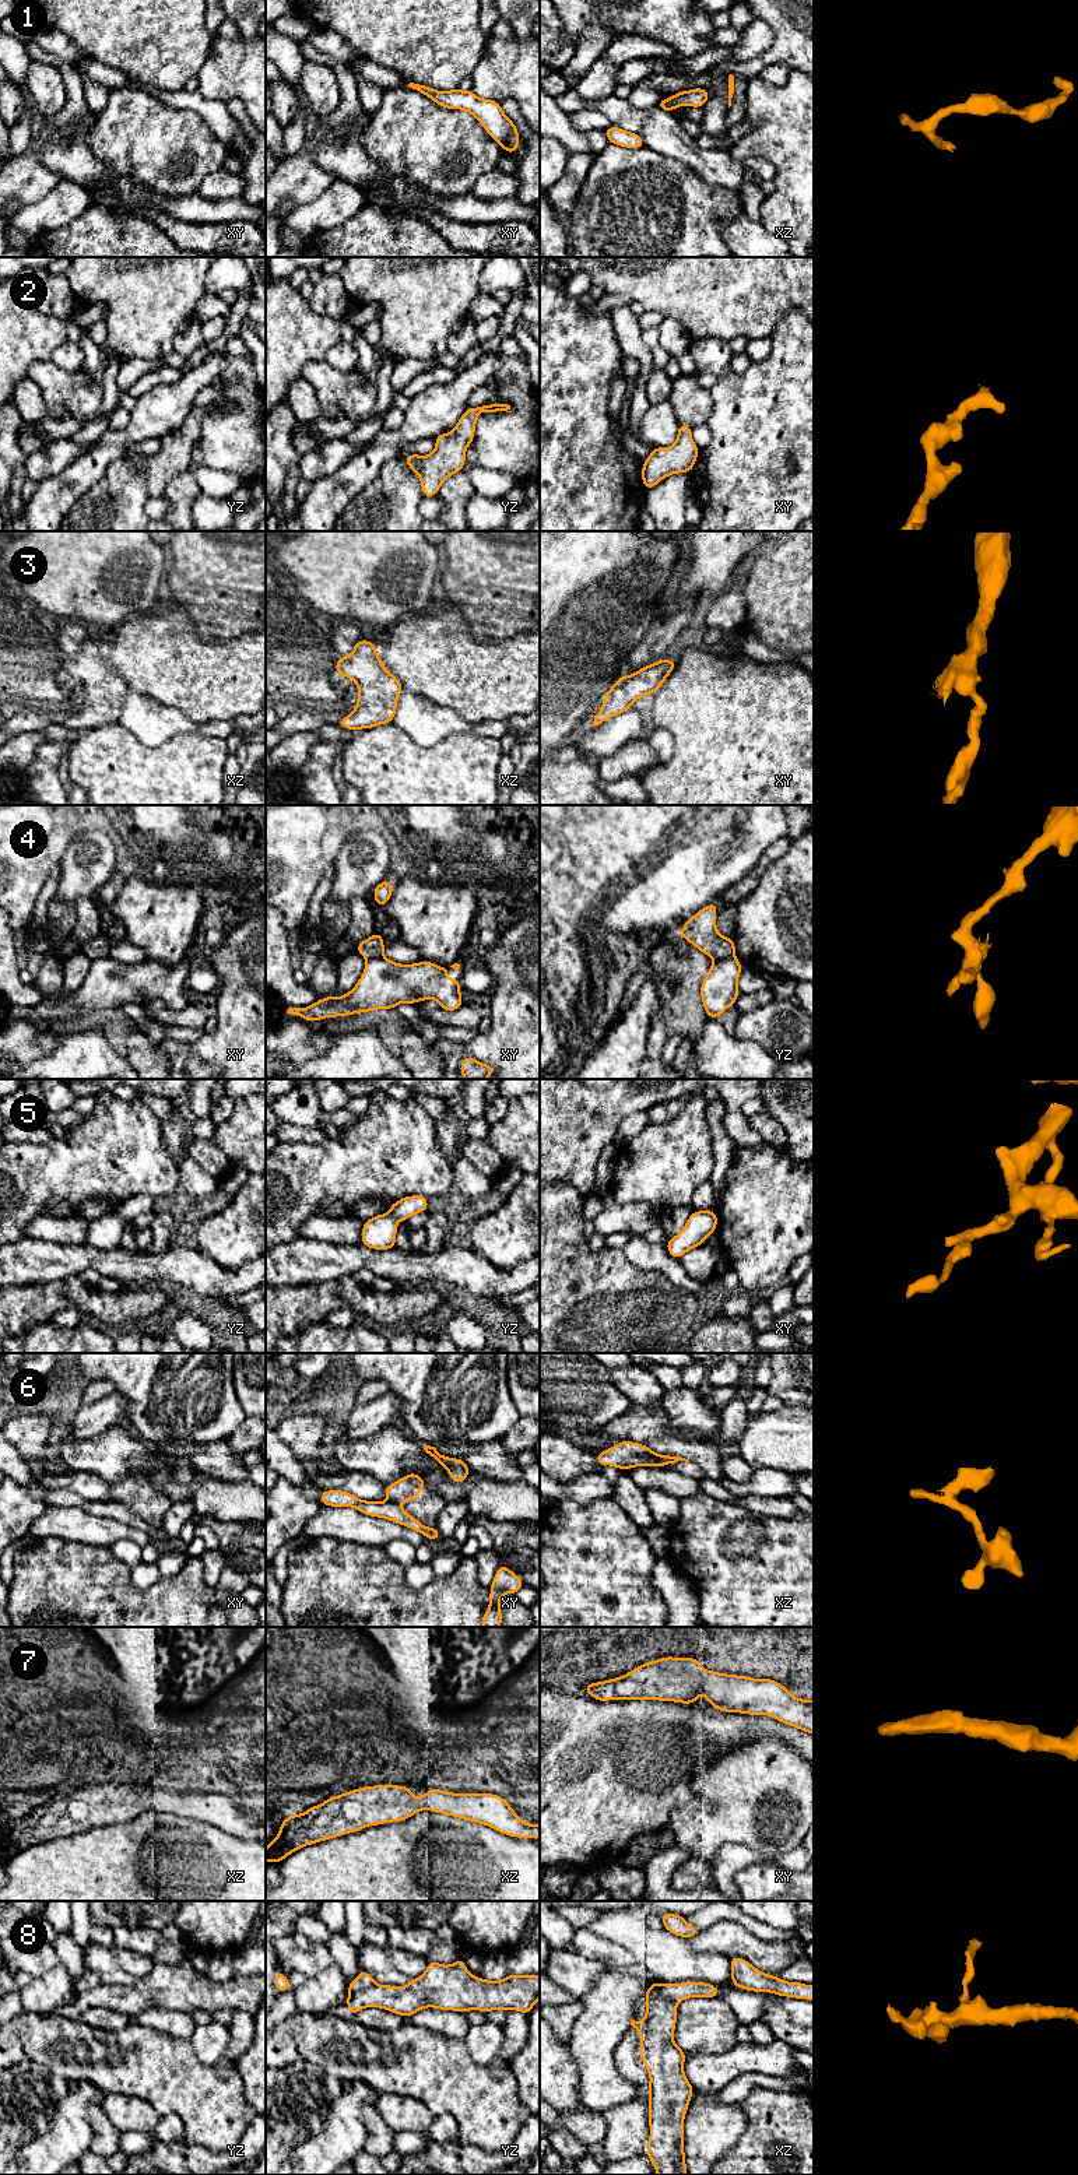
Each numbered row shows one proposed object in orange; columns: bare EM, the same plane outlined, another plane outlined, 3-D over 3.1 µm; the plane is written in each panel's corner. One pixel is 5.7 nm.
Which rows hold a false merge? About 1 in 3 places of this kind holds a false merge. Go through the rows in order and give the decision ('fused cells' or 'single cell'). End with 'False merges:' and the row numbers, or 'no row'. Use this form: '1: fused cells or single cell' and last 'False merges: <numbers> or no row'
1: single cell
2: single cell
3: single cell
4: fused cells
5: single cell
6: fused cells
7: single cell
8: fused cells
False merges: 4, 6, 8

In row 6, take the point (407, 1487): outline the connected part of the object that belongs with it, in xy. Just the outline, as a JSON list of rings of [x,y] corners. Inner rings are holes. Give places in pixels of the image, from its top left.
[[[412,1472],[400,1477],[396,1483],[386,1486],[385,1496],[393,1503],[405,1503],[410,1500],[417,1500],[422,1487],[428,1487],[428,1484],[419,1475]]]

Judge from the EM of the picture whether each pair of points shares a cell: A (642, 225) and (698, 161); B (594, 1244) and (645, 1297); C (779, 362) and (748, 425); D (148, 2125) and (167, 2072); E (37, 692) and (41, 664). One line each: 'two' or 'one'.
A: two
B: two
C: one
D: two
E: one

